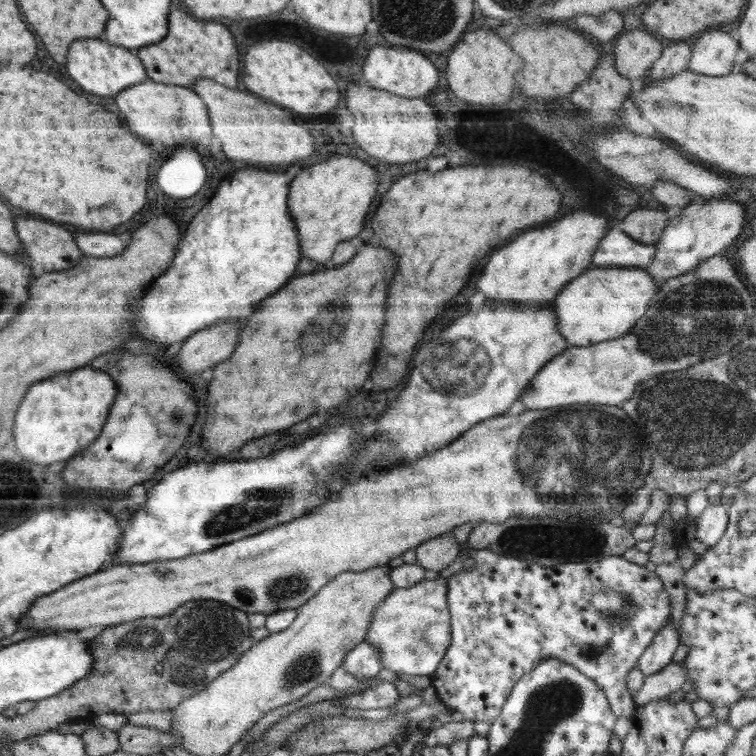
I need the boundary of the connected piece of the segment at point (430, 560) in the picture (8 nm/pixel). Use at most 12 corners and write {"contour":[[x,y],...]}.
{"contour":[[454,533],[441,534],[415,548],[416,563],[444,570],[460,554]]}

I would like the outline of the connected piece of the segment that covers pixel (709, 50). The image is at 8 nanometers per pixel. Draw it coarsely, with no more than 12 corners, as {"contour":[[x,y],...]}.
{"contour":[[702,32],[689,70],[706,76],[732,72],[740,44],[728,32]]}

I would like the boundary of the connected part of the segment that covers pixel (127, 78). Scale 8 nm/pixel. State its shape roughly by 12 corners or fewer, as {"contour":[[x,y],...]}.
{"contour":[[82,38],[66,68],[82,90],[116,94],[148,80],[135,51]]}

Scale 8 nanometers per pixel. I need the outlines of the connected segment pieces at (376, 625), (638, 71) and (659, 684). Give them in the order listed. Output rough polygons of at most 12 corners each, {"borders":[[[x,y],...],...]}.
{"borders":[[[448,580],[395,589],[365,641],[381,668],[432,676],[451,642]],[[643,28],[621,34],[618,74],[638,83],[664,46]],[[673,662],[644,678],[632,696],[636,706],[680,690],[688,674]]]}

